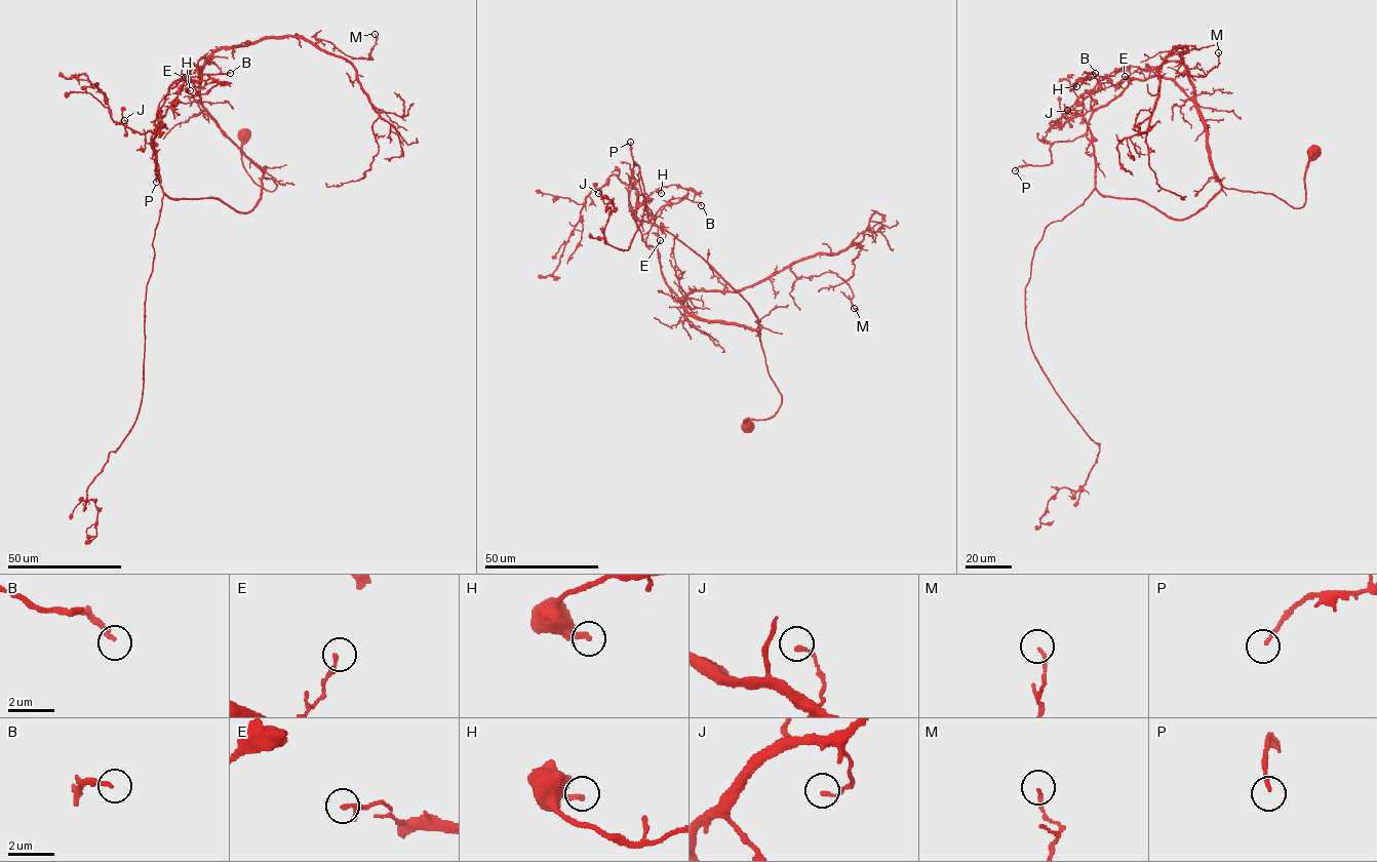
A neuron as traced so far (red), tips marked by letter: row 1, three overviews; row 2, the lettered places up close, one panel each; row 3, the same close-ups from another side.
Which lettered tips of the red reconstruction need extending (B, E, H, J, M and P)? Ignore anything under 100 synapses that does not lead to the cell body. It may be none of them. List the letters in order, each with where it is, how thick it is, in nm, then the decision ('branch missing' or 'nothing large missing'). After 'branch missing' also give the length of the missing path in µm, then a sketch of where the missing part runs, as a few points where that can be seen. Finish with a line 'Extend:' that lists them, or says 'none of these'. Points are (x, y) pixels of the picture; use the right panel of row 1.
B: place (1095, 73); calibre 170 nm; nothing large missing
E: place (1125, 76); calibre 200 nm; nothing large missing
H: place (1076, 86); calibre 240 nm; nothing large missing
J: place (1067, 110); calibre 160 nm; nothing large missing
M: place (1218, 52); calibre 150 nm; nothing large missing
P: place (1015, 170); calibre 160 nm; nothing large missing
Extend: none of these

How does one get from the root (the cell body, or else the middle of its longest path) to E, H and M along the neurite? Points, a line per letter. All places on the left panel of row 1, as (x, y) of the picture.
E: (243, 135), (245, 170), (272, 191), (276, 184), (222, 129), (191, 80), (183, 75), (180, 79), (185, 77)
H: (243, 135), (276, 184), (250, 211), (169, 197), (161, 118), (218, 79), (190, 90)
M: (243, 135), (245, 170), (272, 191), (201, 104), (214, 52), (293, 36), (372, 60), (375, 34)

